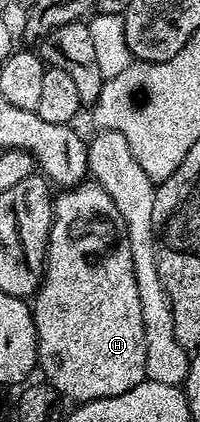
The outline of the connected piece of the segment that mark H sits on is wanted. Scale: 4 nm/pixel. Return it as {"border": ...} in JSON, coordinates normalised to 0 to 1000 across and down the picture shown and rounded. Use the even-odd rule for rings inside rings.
{"border":[[[440,436],[325,445],[320,460],[275,469],[220,668],[170,706],[195,872],[220,872],[240,912],[325,943],[365,941],[380,955],[610,936],[610,927],[690,917],[740,889],[710,709],[690,709],[640,540],[540,455],[500,436]]]}

